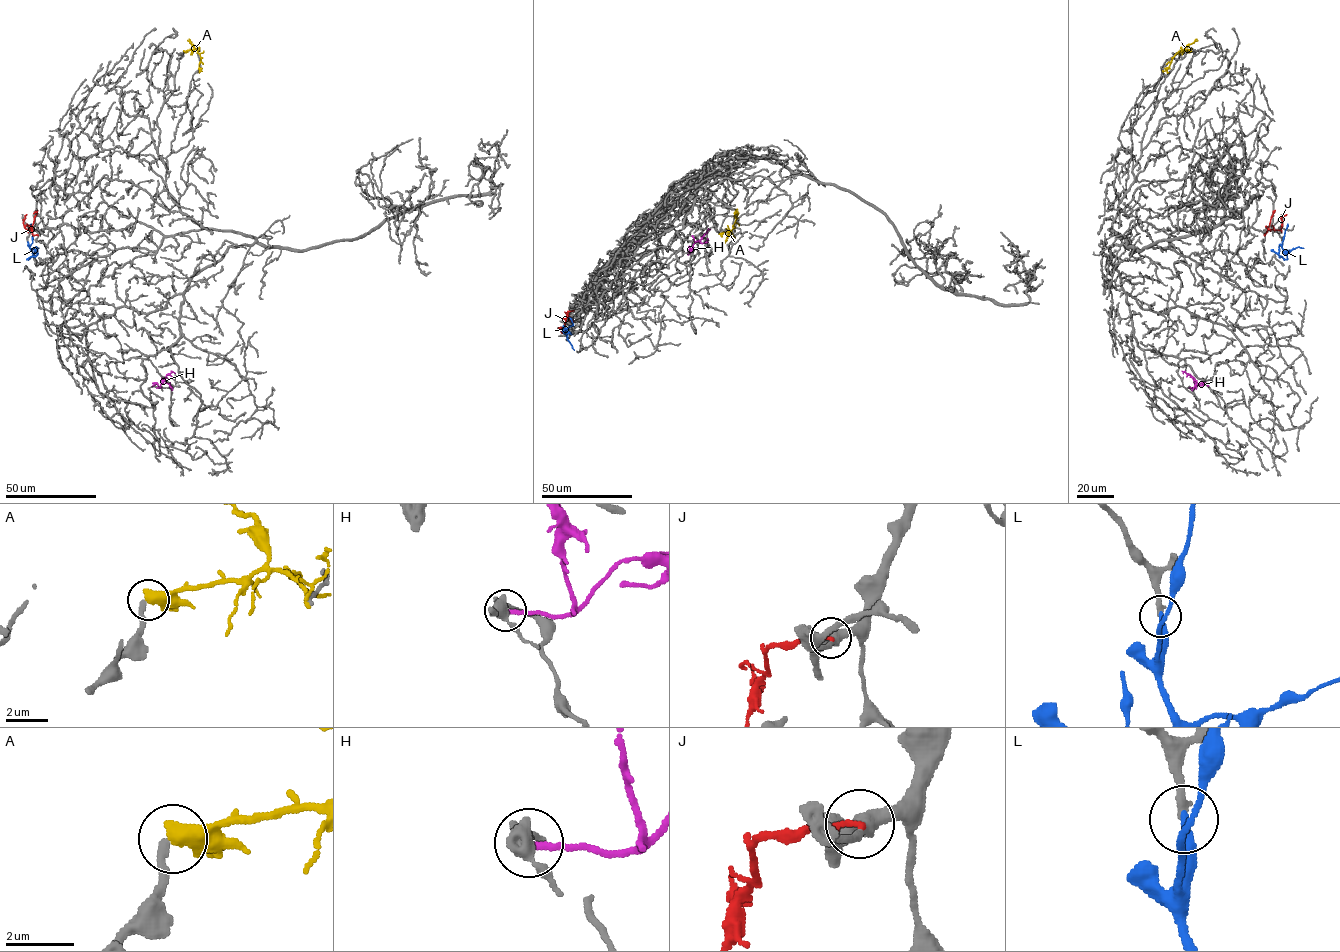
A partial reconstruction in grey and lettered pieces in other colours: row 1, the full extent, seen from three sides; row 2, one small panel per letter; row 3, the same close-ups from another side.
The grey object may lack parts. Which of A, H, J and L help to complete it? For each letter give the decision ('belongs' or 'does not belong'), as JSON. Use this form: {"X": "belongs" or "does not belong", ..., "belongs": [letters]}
{"A": "does not belong", "H": "does not belong", "J": "does not belong", "L": "belongs", "belongs": ["L"]}

